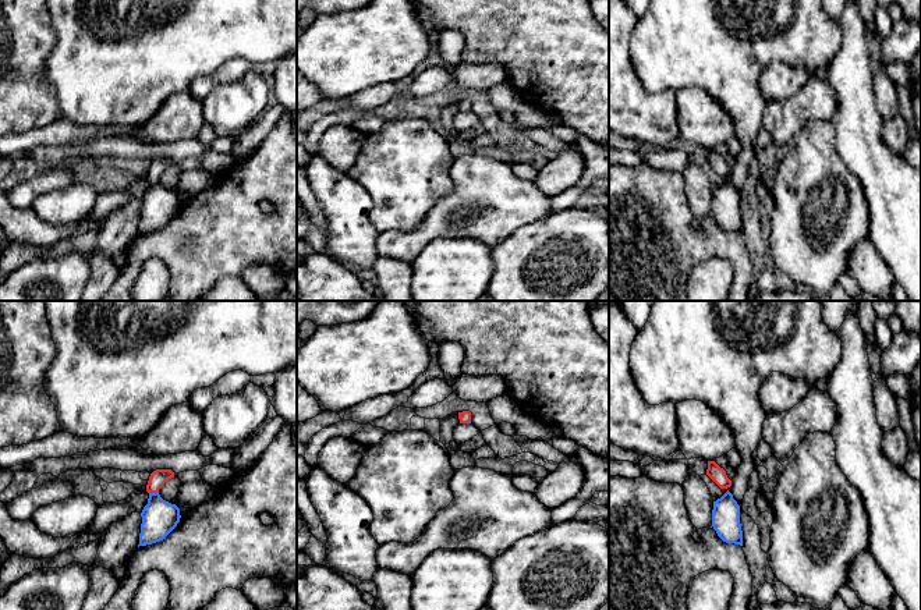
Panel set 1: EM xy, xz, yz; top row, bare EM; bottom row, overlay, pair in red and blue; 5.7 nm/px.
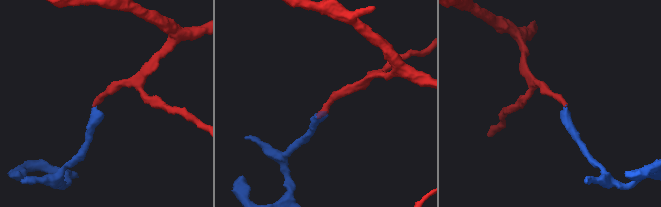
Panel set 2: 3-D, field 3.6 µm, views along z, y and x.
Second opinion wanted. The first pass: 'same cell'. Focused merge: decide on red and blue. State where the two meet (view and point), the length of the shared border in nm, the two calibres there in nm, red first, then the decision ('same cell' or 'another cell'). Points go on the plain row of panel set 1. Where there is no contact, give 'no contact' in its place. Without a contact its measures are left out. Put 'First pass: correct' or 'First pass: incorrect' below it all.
xy (153, 180) | 60 nm | 100/200 nm | same cell
First pass: correct

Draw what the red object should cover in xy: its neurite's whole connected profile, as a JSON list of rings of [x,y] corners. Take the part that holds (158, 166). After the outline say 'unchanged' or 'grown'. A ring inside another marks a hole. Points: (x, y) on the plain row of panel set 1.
[[[156,157],[149,164],[146,173],[149,187],[141,201],[142,212],[138,235],[163,228],[180,210],[180,196],[163,188],[159,182],[159,177],[171,166],[174,166],[171,157]]] | grown

